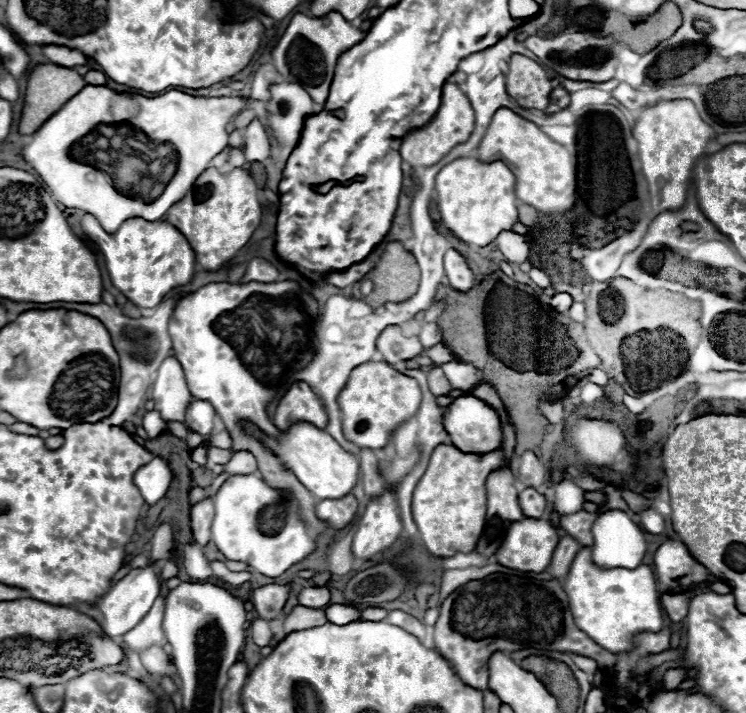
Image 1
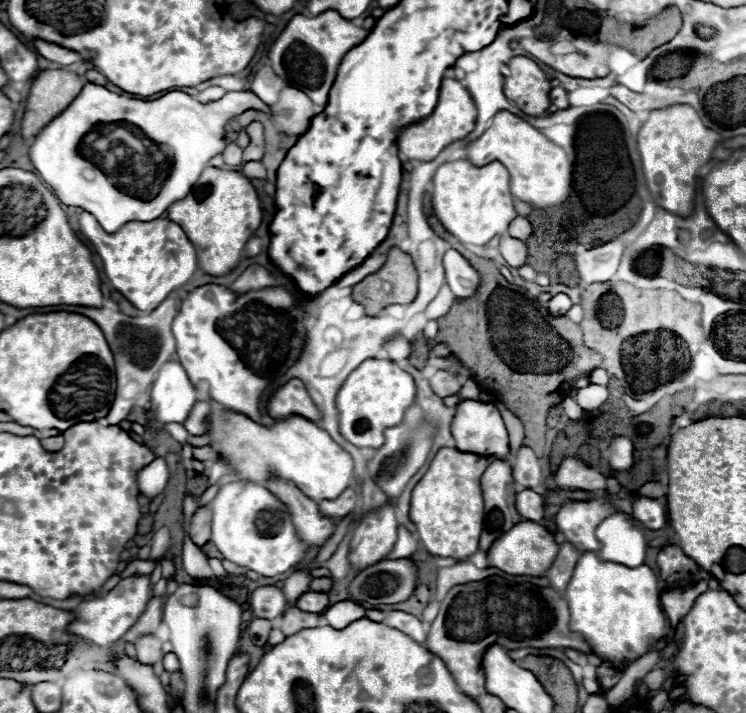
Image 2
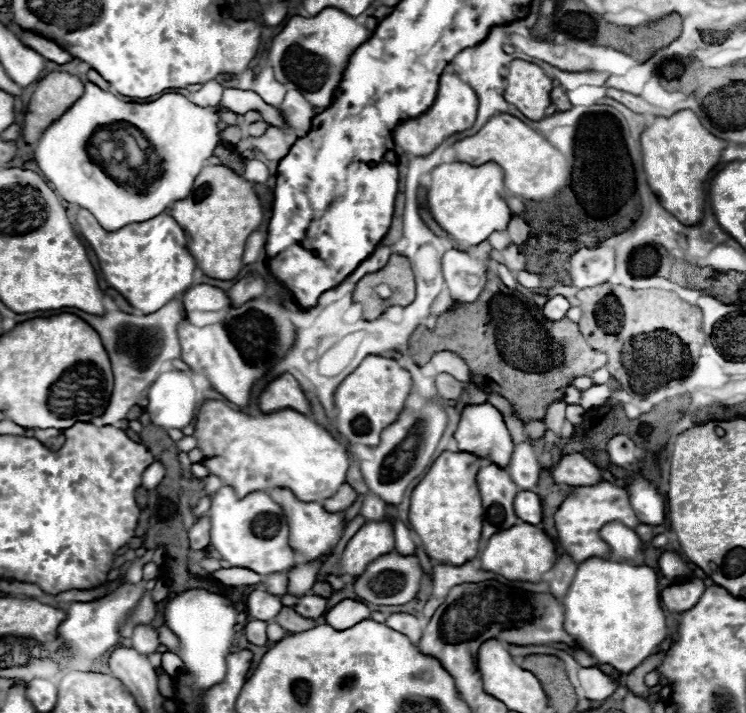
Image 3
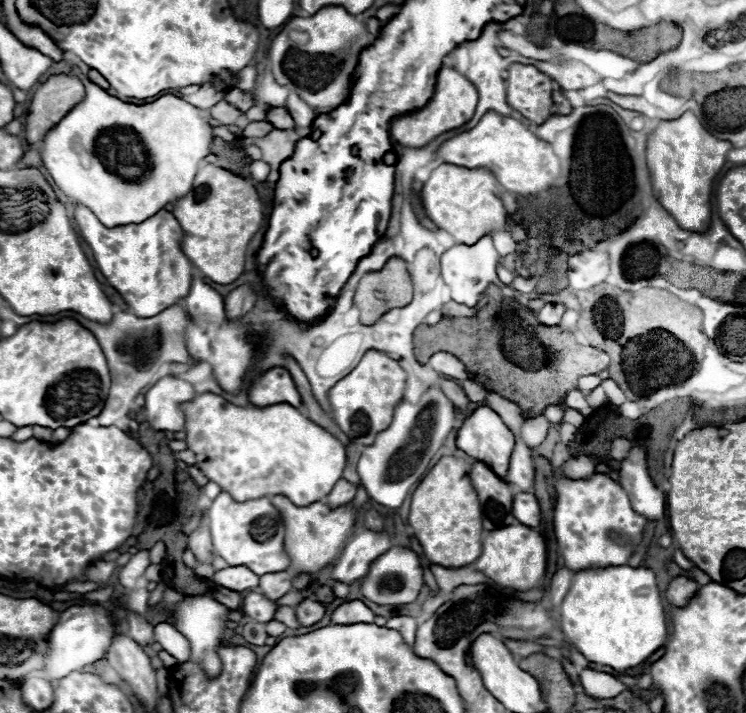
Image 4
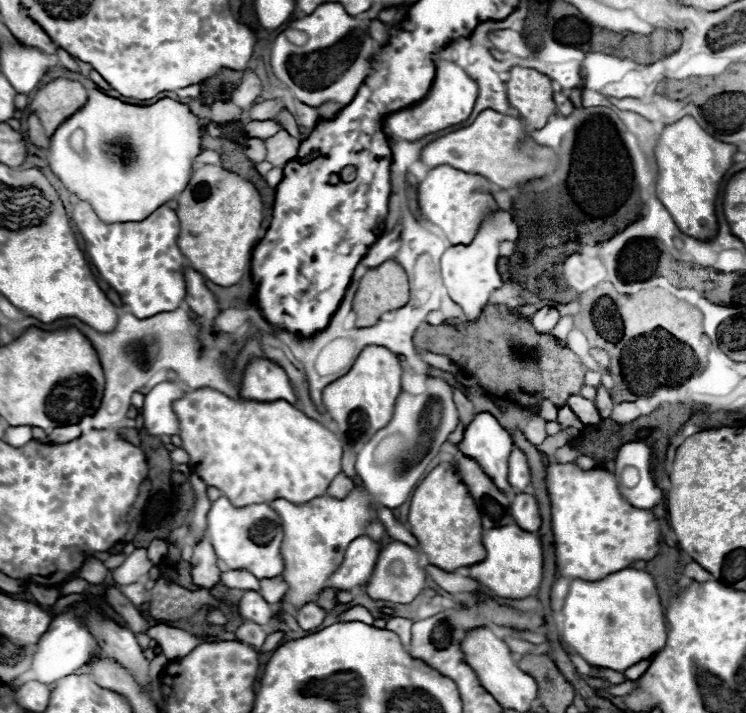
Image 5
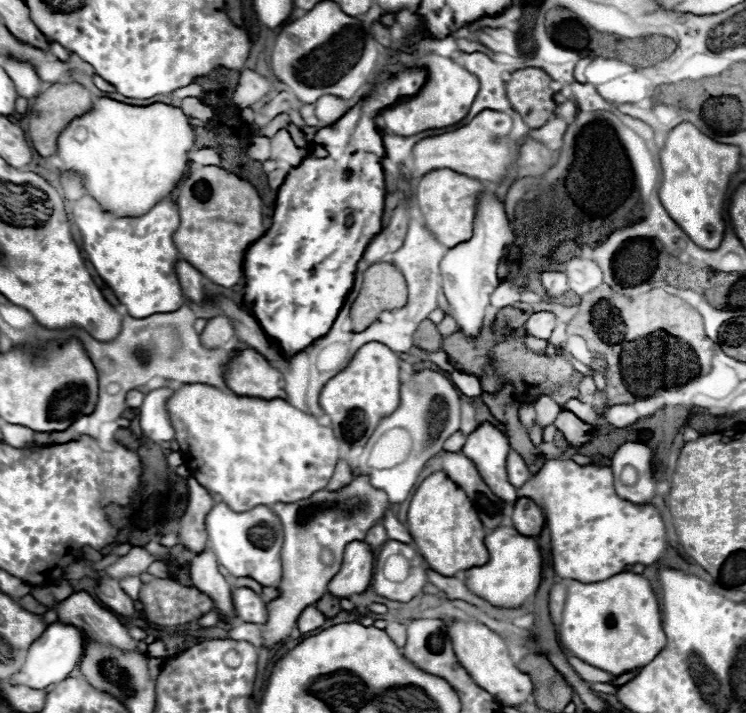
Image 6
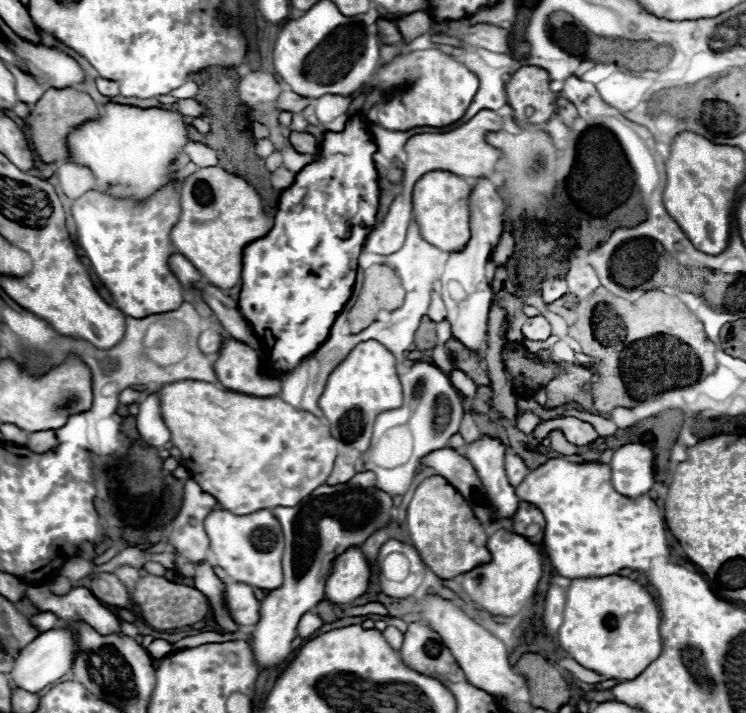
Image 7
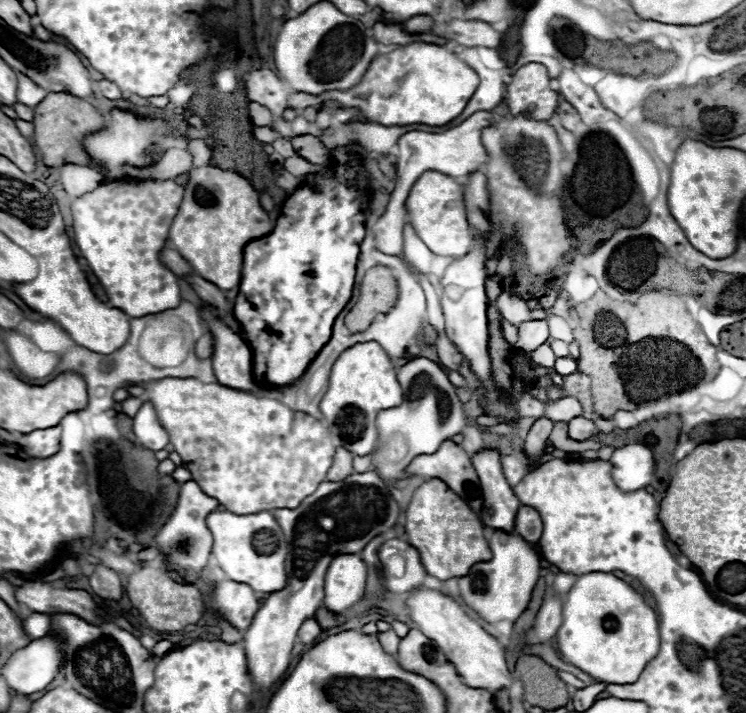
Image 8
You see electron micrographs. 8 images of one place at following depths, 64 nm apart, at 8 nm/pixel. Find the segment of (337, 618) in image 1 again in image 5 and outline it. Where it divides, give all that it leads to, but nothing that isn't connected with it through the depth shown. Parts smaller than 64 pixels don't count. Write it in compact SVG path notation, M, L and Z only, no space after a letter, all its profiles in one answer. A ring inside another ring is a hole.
M352 606L352 608L348 608L348 610L342 614L340 620L344 620L344 622L364 622L364 624L372 624L372 622L374 622L372 614L370 614L366 608L362 608L362 606Z

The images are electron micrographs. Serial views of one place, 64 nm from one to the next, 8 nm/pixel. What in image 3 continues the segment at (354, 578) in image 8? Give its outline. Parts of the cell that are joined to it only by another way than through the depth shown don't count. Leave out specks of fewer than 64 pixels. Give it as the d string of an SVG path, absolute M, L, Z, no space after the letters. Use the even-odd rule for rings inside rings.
M366 522L346 544L338 576L360 576L370 562L394 550L394 530L390 522Z

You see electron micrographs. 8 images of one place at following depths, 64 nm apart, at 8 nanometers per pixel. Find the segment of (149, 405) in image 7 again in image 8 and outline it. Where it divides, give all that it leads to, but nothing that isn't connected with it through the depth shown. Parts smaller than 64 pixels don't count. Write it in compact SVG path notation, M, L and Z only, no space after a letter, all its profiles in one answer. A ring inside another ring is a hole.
M144 402L140 406L140 410L138 410L138 414L132 420L134 420L132 430L134 430L136 442L140 446L158 452L158 450L162 450L168 444L168 434L160 426L160 422L156 418L156 412L154 412L150 402Z

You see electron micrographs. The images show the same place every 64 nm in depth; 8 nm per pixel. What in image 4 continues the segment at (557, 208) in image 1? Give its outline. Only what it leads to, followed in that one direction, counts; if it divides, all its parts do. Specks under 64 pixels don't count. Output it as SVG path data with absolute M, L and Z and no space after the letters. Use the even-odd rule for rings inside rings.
M486 112L474 128L442 142L436 154L442 162L454 166L464 166L470 170L472 168L490 170L506 192L534 196L548 190L562 172L560 158L556 156L555 151L548 142L536 138L522 122L496 112Z

